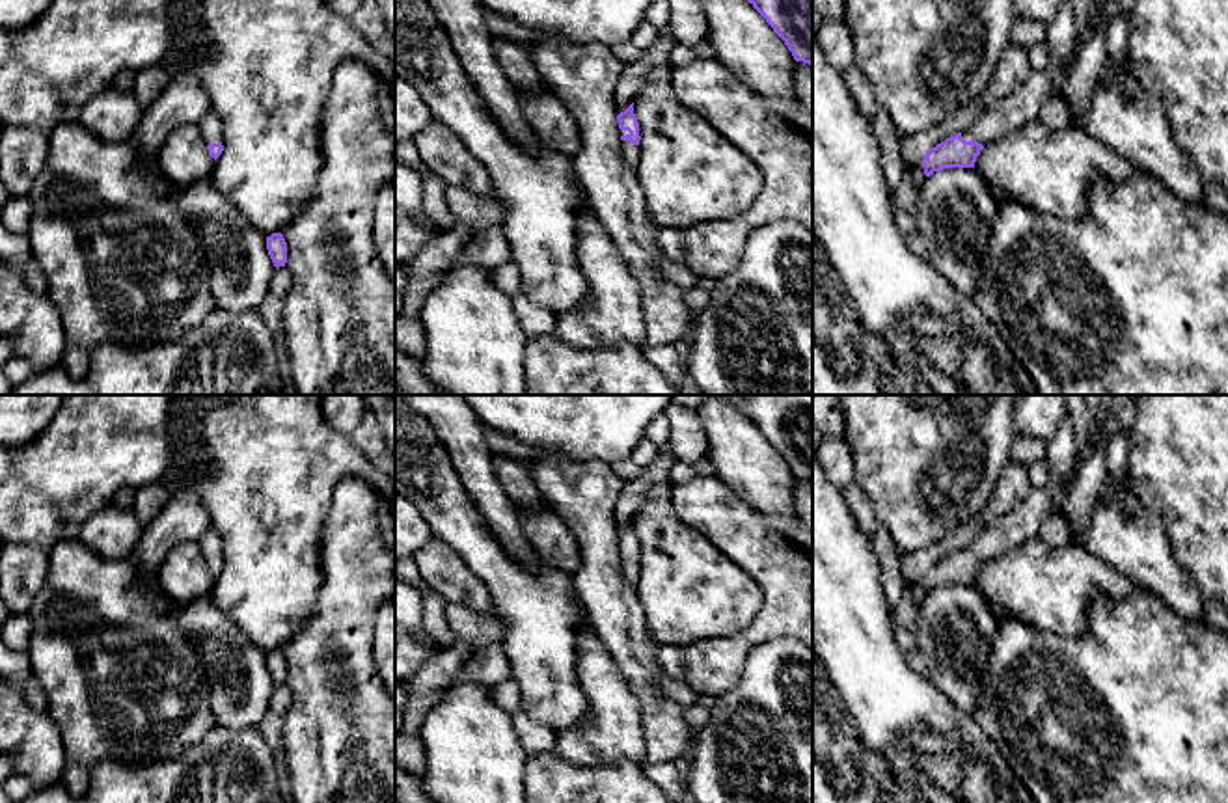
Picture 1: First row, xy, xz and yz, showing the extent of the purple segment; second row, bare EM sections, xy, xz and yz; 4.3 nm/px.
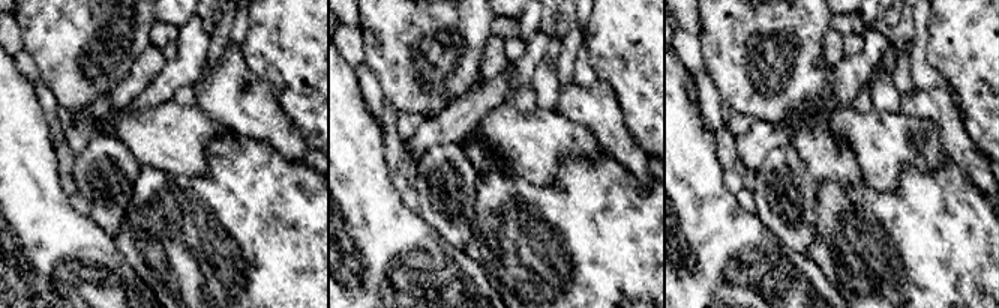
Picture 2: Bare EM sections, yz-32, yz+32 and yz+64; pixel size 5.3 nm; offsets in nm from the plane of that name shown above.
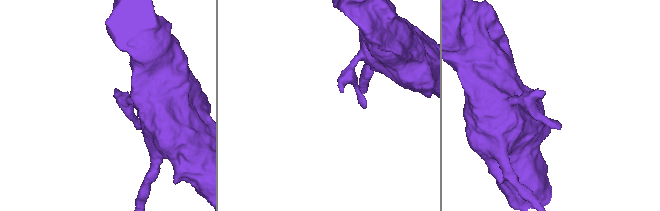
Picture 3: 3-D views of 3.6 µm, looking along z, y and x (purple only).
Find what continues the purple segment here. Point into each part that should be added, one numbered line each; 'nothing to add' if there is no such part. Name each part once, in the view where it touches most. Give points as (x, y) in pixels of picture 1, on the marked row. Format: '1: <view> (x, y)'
1: xz (630, 151)

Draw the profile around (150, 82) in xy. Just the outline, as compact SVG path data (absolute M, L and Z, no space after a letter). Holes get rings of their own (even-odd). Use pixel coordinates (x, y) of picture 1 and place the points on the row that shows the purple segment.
M147 67L136 73L132 93L136 101L147 108L157 97L164 91L171 80L170 73L164 67Z

